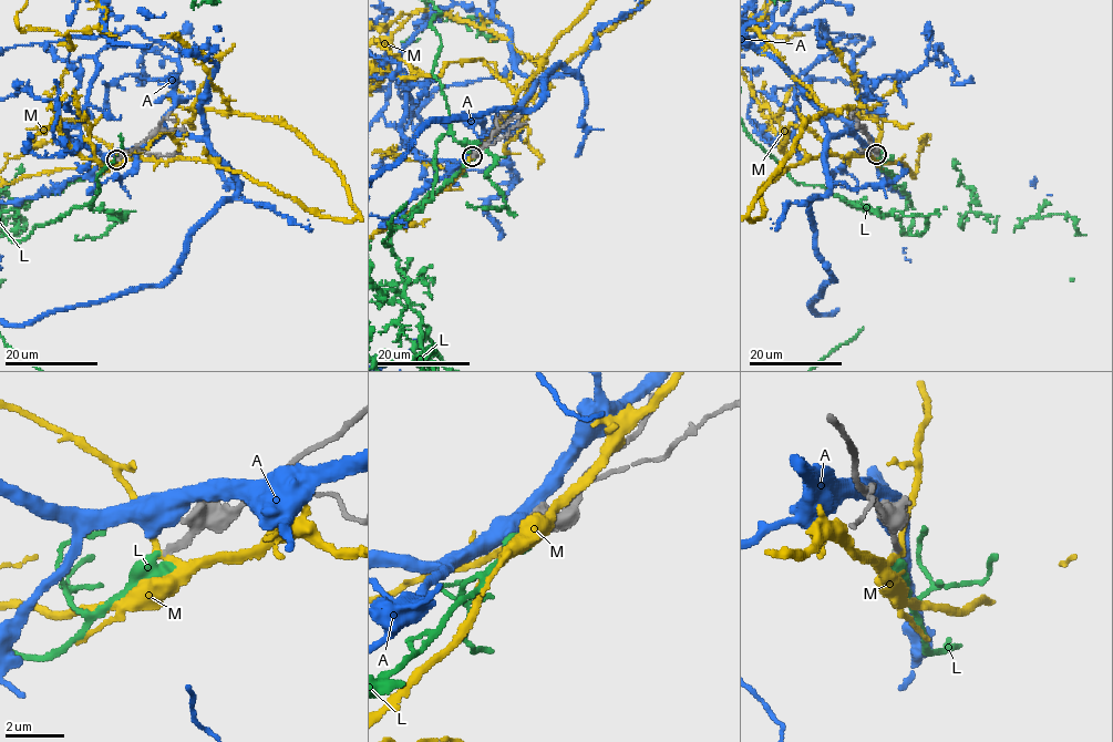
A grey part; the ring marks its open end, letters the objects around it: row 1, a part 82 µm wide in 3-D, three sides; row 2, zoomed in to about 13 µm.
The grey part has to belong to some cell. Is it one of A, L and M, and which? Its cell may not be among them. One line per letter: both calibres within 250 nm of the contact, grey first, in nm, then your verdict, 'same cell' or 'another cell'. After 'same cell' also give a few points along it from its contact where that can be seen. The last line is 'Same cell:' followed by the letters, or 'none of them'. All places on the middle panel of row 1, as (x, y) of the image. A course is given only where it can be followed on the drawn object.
A: calibres 320 and 550 nm; another cell
L: calibres 220 and 190 nm; same cell
M: calibres 220 and 240 nm; another cell
Same cell: L

